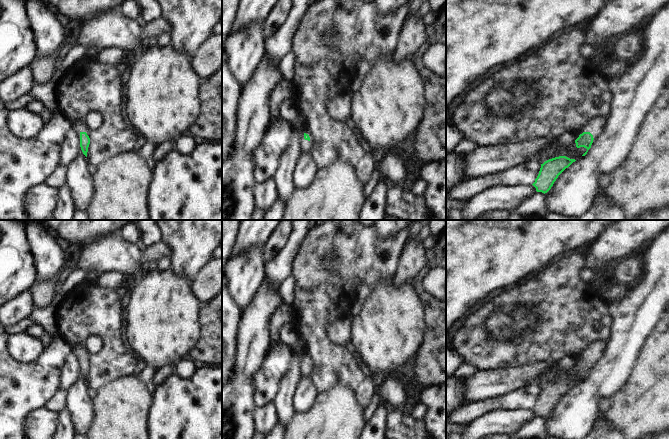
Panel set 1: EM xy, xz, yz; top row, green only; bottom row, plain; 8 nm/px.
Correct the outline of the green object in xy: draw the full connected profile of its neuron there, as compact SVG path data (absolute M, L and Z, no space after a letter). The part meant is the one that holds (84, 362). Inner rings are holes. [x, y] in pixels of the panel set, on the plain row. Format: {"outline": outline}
{"outline": "M81 344L73 345L71 348L73 353L80 356L80 371L83 378L87 381L88 371L90 368L90 362L86 357L88 350Z"}

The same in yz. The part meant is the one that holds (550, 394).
{"outline": "M559 380L545 385L541 388L539 398L532 409L537 416L547 417L558 400L575 385L575 383L566 380Z"}

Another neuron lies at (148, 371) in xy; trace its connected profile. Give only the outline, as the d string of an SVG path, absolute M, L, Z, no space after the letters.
M146 364L146 366L137 374L137 376L143 381L146 382L149 379L154 377L156 368L151 364Z

